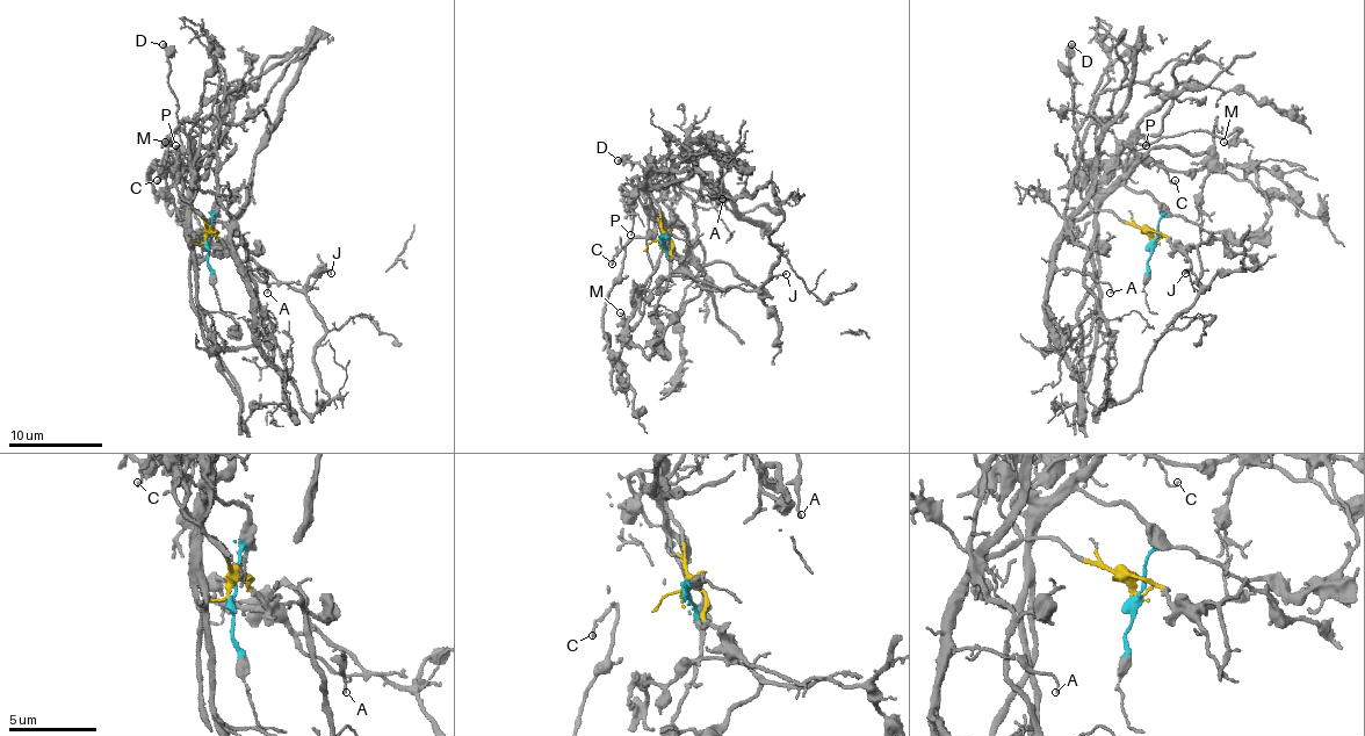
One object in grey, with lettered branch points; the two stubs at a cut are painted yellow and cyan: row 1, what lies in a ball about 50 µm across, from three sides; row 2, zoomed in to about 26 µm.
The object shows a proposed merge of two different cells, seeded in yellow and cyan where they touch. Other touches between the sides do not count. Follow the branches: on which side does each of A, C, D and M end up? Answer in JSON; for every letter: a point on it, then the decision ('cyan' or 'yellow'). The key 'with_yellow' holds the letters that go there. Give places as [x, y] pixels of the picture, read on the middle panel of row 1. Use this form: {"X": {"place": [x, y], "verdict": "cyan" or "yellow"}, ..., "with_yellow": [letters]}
{"A": {"place": [722, 199], "verdict": "yellow"}, "C": {"place": [612, 264], "verdict": "cyan"}, "D": {"place": [618, 160], "verdict": "yellow"}, "M": {"place": [620, 312], "verdict": "yellow"}, "with_yellow": ["A", "D", "M"]}

